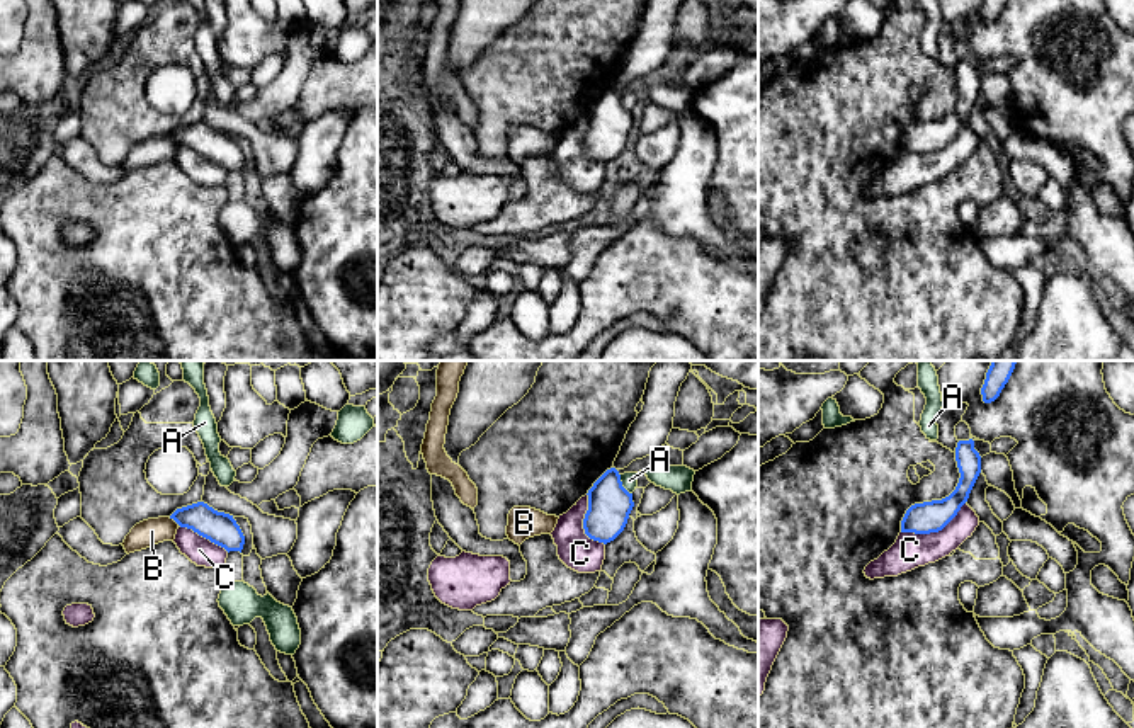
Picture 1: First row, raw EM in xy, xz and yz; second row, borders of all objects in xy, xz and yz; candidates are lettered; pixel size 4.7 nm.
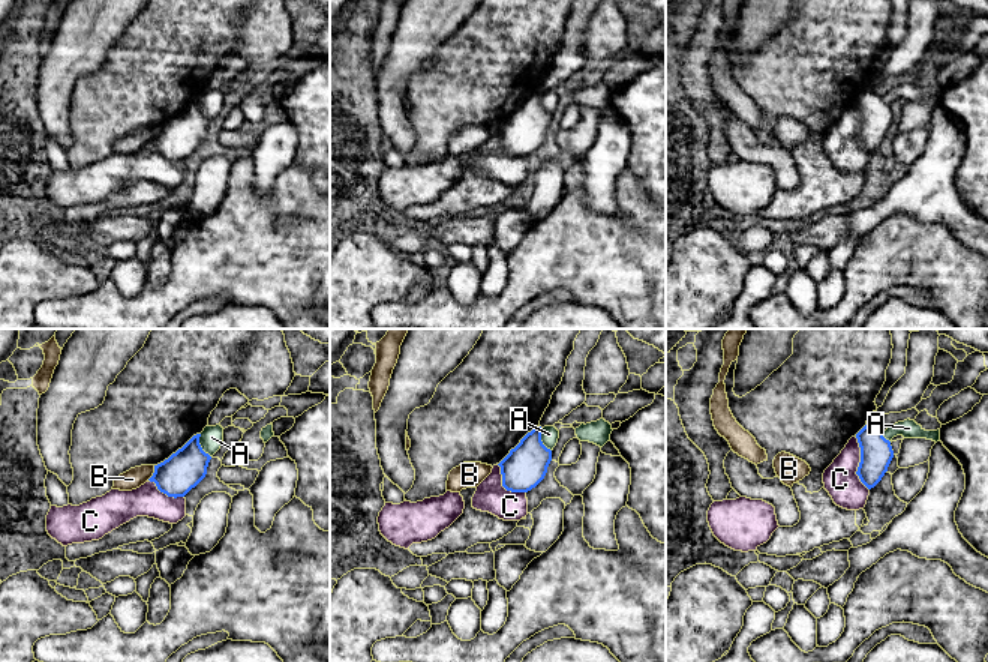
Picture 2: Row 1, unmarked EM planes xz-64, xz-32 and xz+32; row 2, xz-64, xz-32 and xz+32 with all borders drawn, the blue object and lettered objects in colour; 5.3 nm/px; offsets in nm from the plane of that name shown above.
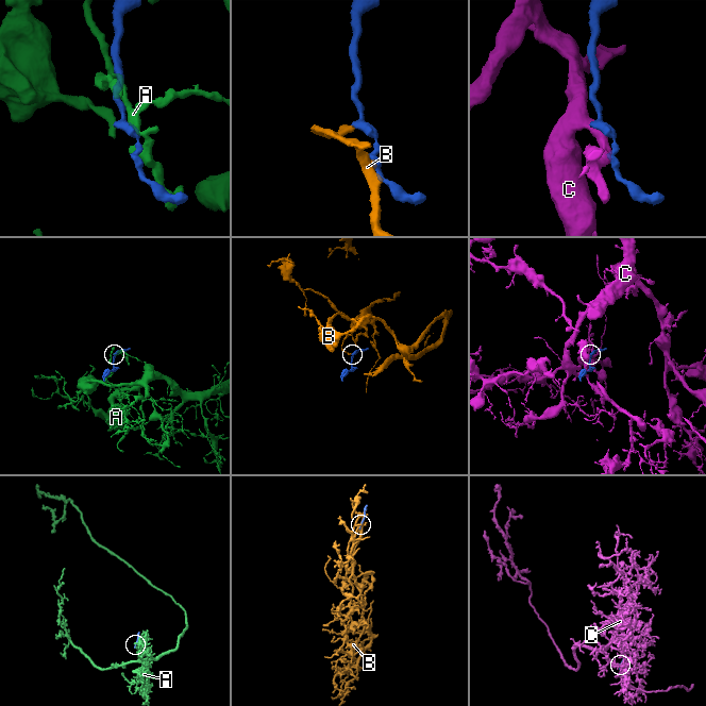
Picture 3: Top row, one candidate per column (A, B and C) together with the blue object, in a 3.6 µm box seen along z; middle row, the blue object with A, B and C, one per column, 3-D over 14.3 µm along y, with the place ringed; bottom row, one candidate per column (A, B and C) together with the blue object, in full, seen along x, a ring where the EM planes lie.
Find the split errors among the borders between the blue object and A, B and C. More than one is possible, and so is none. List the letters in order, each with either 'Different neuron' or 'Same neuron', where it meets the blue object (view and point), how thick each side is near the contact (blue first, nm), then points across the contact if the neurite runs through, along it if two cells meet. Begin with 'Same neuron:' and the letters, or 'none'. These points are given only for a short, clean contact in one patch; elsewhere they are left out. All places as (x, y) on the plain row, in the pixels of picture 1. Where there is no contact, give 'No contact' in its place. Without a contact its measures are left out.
Same neuron: none
A: Different neuron. Touches blue at xz (621, 104). Thickness 200 nm (blue) against 80 nm
B: Different neuron. Touches blue at xy (174, 138). Thickness 150 nm (blue) against 120 nm. Boundary: xy (169, 136), (179, 143)
C: Different neuron. Touches blue at yz (934, 150). Thickness 150 nm (blue) against 160 nm

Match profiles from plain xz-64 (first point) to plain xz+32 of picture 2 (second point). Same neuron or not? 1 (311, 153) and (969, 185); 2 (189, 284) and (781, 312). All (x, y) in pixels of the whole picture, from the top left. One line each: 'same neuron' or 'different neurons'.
1: same neuron
2: same neuron

